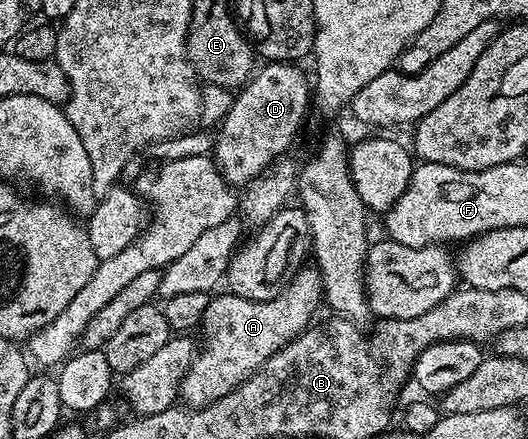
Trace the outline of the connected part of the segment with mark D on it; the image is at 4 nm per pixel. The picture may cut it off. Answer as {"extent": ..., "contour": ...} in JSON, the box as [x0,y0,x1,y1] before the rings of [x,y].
{"extent":[212,61,312,189],"contour":[[[270,61],[265,66],[245,84],[244,91],[250,95],[239,94],[217,128],[218,140],[214,143],[212,158],[227,183],[235,189],[245,188],[265,175],[289,152],[286,150],[293,145],[306,119],[306,106],[312,103],[311,76],[306,76],[297,62]]]}

